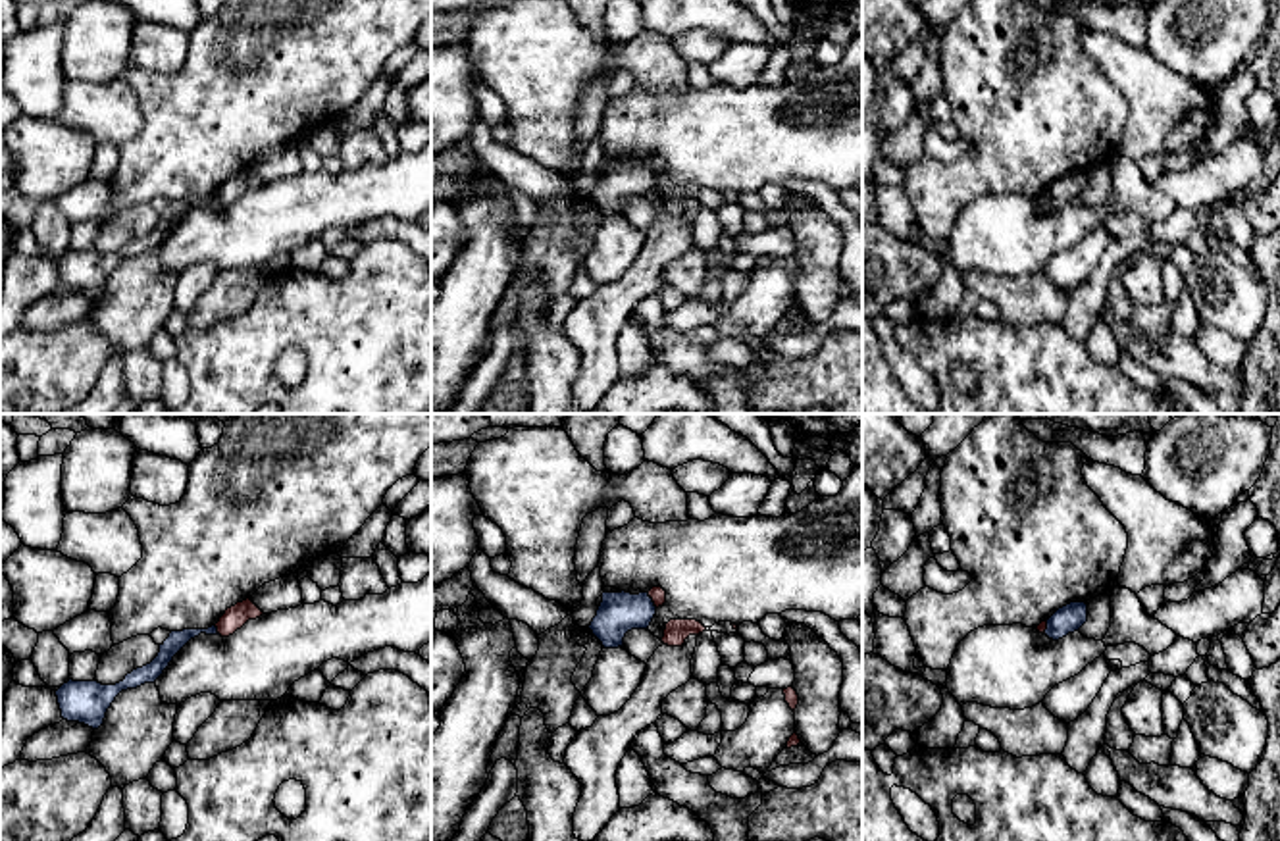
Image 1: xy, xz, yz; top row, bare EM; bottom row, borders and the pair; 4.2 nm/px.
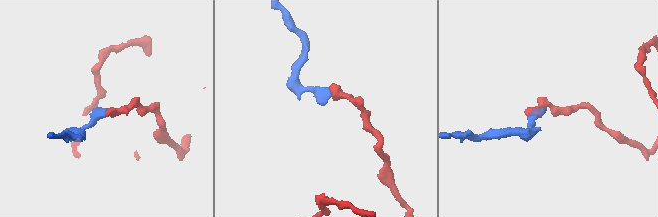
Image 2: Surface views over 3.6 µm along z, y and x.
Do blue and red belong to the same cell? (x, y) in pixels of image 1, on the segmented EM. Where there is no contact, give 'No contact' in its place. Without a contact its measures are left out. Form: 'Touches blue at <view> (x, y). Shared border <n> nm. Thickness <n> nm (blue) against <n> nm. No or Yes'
Touches blue at xz (651, 601). Shared border 80 nm. Thickness 170 nm (blue) against 60 nm. No

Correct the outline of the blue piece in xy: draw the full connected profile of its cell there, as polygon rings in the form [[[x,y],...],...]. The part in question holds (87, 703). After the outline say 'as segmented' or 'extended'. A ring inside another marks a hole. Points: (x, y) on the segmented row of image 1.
[[[216,625],[208,629],[171,631],[169,637],[160,645],[160,652],[150,664],[133,670],[125,675],[123,681],[115,685],[69,679],[56,691],[62,718],[98,729],[104,724],[108,708],[121,691],[137,689],[144,683],[154,683],[169,666],[173,656],[200,633],[219,635]]] | as segmented

